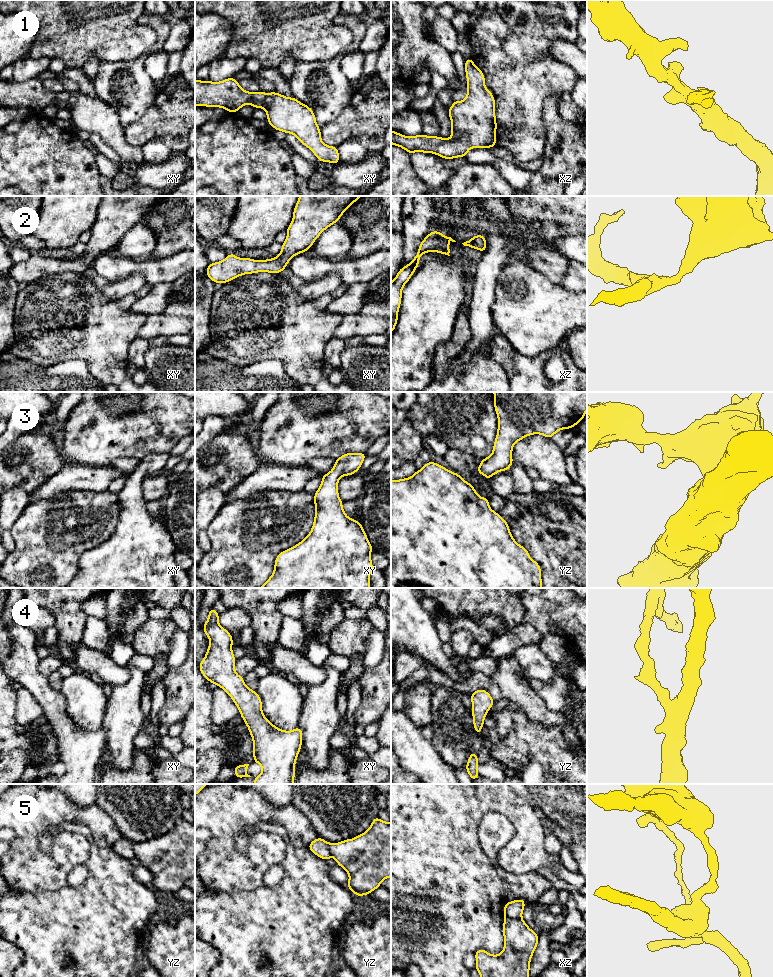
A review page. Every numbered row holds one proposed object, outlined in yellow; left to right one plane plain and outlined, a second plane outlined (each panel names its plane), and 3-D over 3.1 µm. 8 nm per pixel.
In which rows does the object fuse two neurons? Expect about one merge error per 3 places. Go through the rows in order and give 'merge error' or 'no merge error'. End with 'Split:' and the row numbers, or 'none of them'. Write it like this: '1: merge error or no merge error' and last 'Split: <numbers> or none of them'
1: no merge error
2: no merge error
3: no merge error
4: no merge error
5: merge error
Split: 5

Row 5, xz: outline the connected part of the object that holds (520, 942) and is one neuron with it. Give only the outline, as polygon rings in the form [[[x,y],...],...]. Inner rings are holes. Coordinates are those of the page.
[[[504,919],[504,948],[499,955],[477,950],[476,970],[480,977],[529,977],[530,961],[539,935],[520,919]]]

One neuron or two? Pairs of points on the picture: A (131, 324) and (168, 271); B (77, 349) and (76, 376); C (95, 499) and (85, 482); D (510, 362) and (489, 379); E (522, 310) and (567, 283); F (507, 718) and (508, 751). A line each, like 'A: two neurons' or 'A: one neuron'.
A: two neurons
B: two neurons
C: two neurons
D: two neurons
E: two neurons
F: two neurons

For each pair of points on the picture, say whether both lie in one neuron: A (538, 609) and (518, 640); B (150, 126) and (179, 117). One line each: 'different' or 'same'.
A: different
B: same

